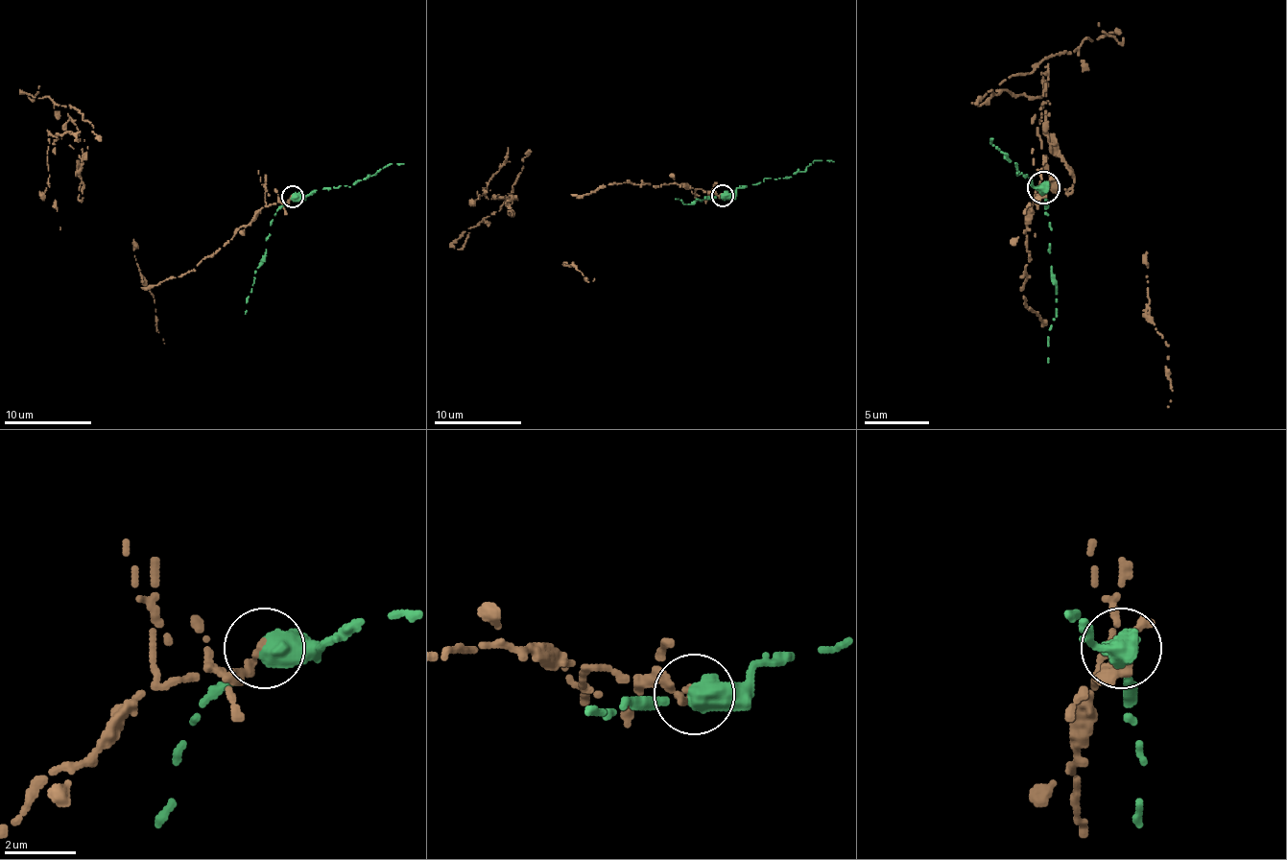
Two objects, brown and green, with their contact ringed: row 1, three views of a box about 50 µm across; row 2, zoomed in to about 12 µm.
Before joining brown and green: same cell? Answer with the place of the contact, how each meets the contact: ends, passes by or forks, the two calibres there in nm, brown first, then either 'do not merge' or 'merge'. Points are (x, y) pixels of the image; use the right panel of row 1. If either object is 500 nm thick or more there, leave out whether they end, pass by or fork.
(1043, 187) | brown ends | green passes by | 240/400 nm | do not merge

